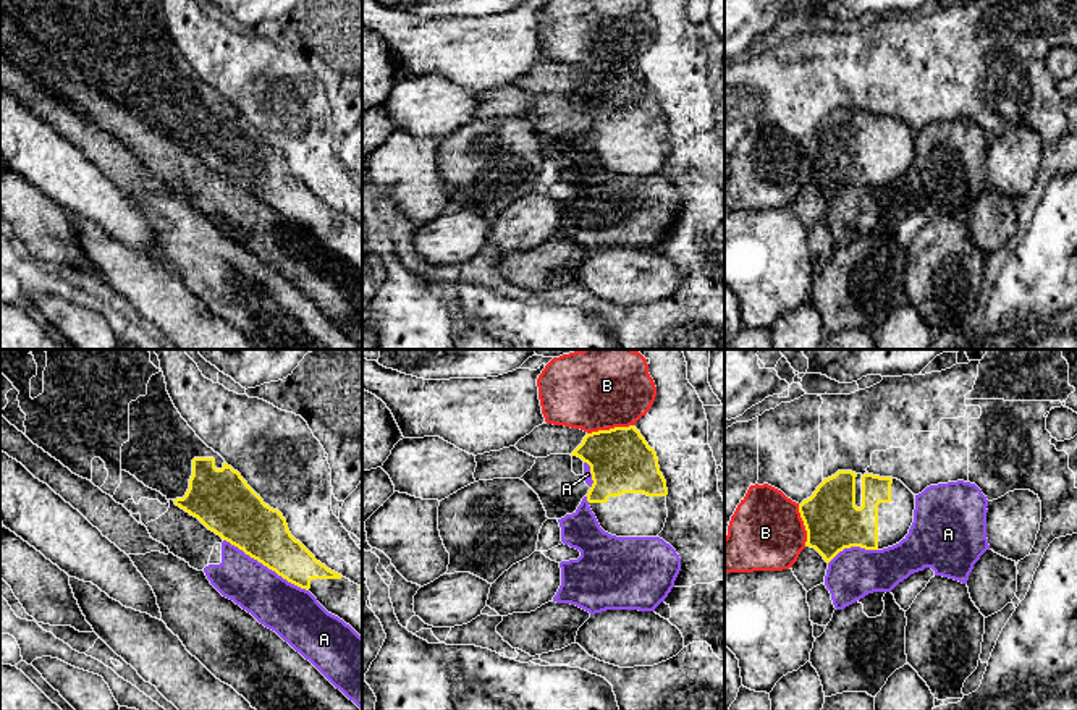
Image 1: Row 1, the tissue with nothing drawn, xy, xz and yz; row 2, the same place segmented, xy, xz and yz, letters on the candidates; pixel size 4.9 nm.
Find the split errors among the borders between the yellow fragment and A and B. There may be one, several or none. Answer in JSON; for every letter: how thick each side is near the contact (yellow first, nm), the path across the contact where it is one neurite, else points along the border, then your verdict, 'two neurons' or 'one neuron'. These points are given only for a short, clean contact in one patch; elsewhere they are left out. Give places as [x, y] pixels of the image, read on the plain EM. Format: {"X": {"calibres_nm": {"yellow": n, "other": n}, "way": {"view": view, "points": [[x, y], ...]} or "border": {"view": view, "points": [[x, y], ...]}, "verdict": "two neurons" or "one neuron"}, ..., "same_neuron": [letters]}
{"A": {"calibres_nm": {"yellow": 260, "other": 260}, "verdict": "two neurons"}, "B": {"calibres_nm": {"yellow": 320, "other": 340}, "verdict": "two neurons"}, "same_neuron": []}

